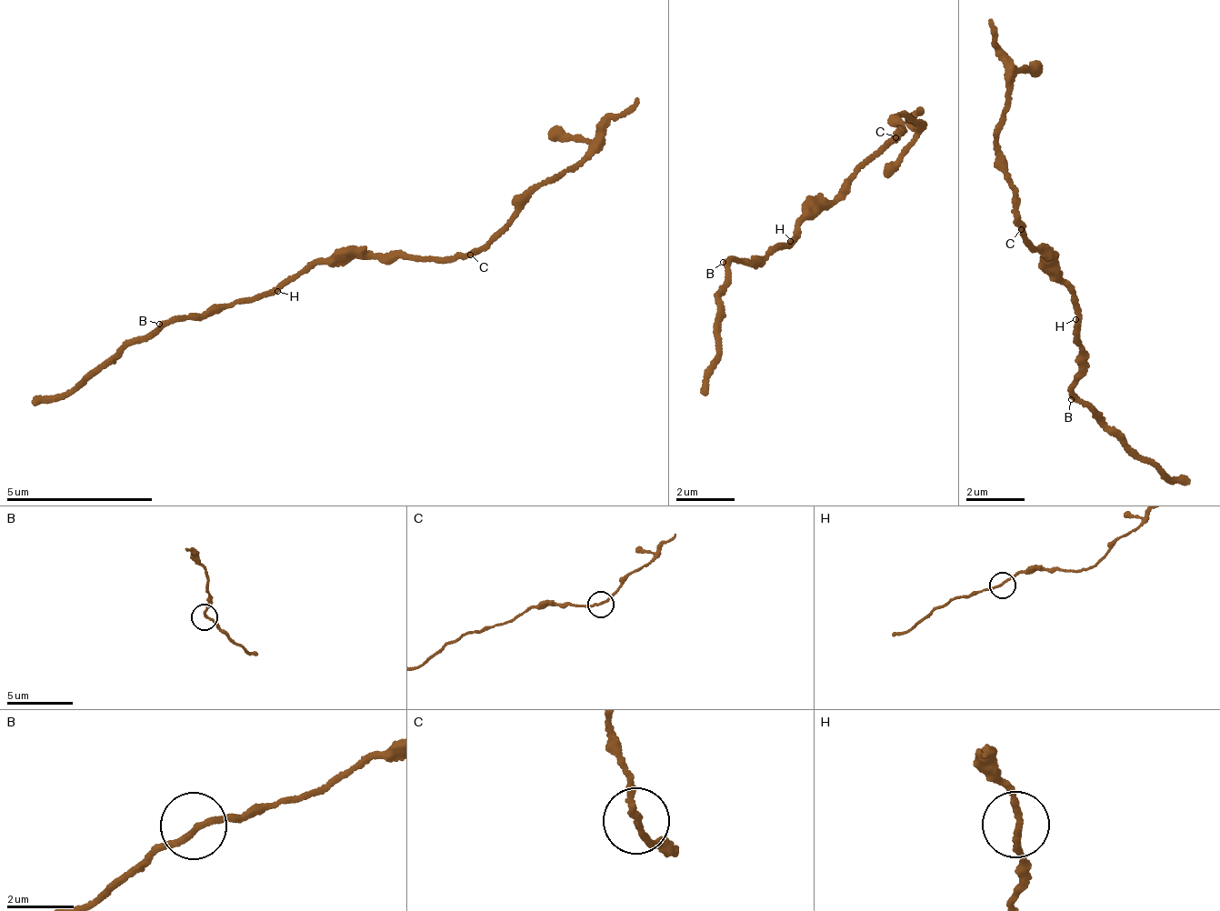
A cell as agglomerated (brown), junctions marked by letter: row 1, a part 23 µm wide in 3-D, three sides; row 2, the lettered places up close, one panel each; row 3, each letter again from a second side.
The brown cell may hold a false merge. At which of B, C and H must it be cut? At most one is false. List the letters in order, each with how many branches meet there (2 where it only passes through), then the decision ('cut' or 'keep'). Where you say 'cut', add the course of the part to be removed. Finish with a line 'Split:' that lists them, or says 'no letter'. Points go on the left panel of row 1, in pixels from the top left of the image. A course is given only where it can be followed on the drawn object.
B: 2 | keep
C: 2 | keep
H: 2 | keep
Split: no letter

